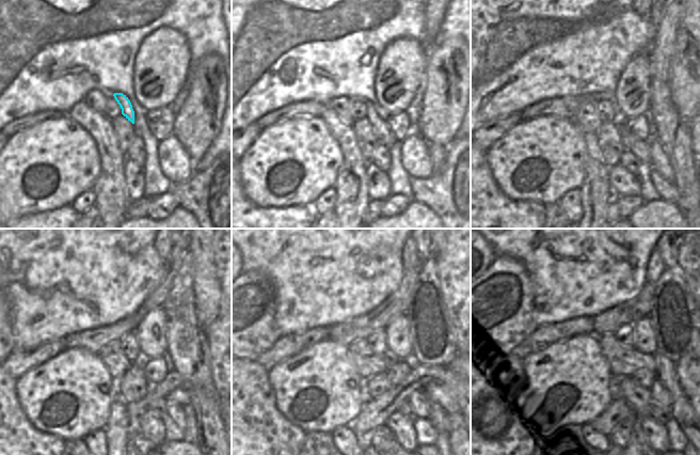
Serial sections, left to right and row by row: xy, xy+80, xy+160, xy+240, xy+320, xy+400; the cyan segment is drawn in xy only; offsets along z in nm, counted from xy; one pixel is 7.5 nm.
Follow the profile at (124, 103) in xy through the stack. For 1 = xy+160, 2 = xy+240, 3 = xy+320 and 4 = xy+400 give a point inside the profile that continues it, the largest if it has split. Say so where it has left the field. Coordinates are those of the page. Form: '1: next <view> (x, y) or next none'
1: next xy+160 (640, 147)
2: next xy+240 (171, 388)
3: next xy+320 (440, 383)
4: next xy+400 (687, 367)

